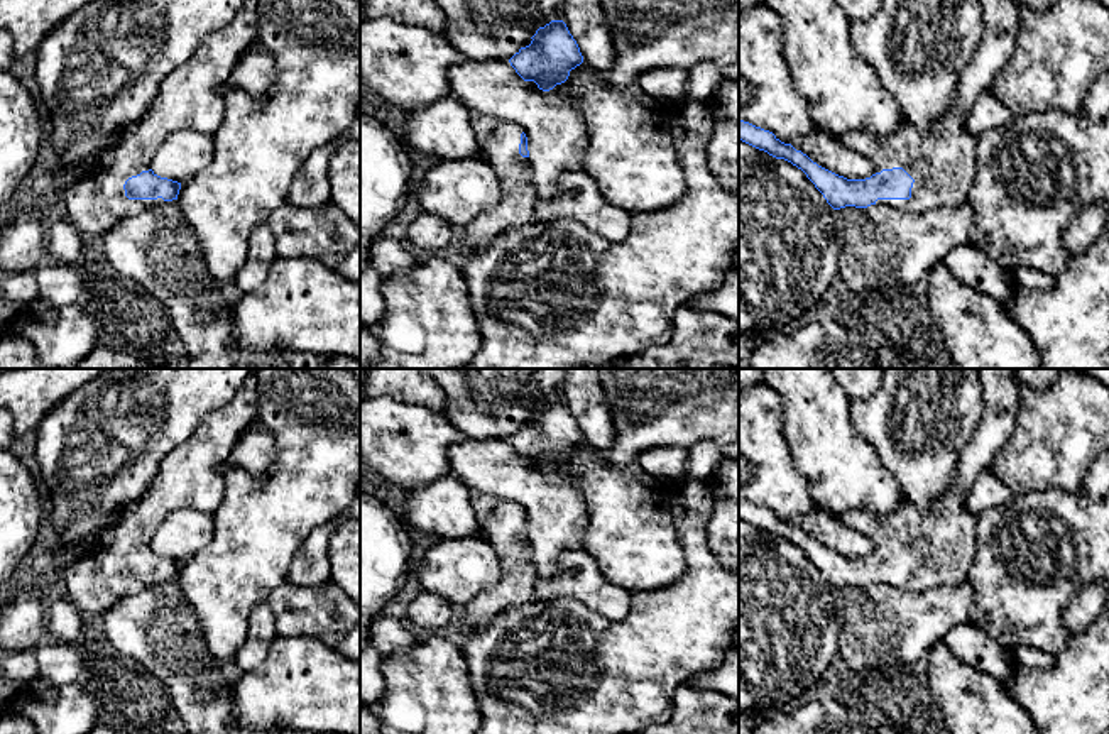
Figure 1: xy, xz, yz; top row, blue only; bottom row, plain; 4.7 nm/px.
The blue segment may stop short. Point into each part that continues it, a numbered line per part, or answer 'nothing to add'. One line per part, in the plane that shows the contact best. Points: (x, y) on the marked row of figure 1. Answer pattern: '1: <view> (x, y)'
1: yz (942, 163)

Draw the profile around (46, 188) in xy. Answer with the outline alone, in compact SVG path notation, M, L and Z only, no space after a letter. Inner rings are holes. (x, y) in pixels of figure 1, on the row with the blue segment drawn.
M83 164L47 171L32 181L32 210L44 213L73 184L88 179L90 167Z

